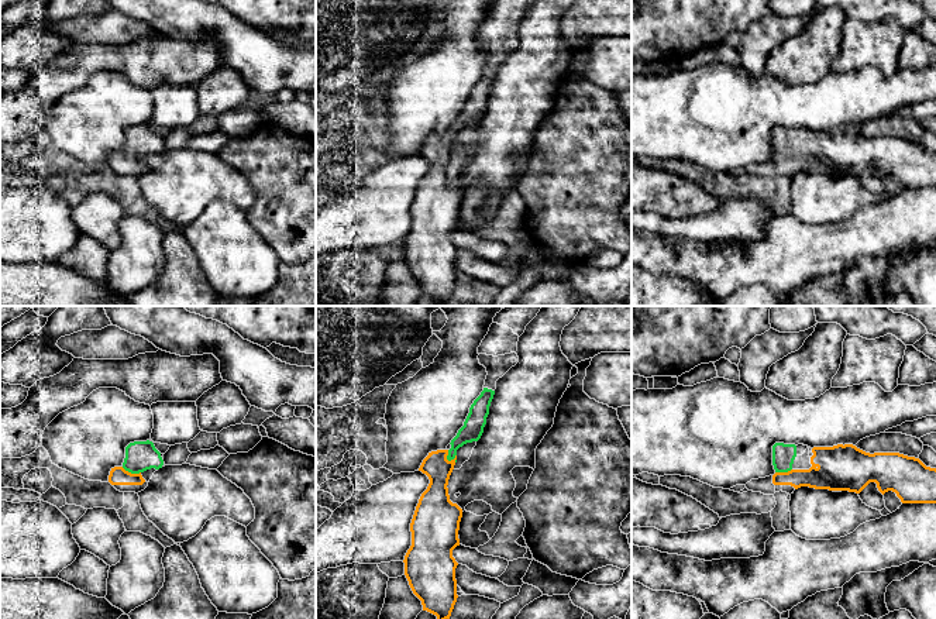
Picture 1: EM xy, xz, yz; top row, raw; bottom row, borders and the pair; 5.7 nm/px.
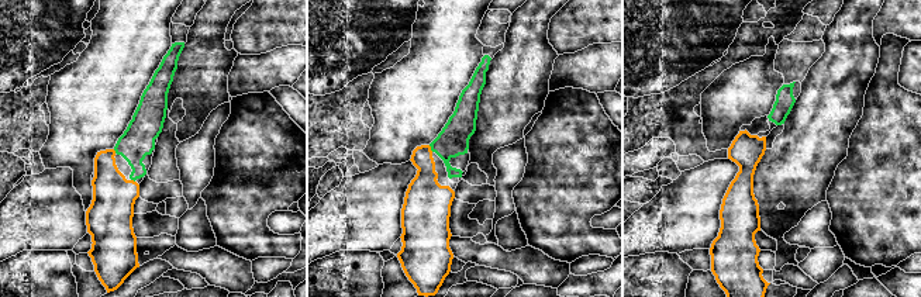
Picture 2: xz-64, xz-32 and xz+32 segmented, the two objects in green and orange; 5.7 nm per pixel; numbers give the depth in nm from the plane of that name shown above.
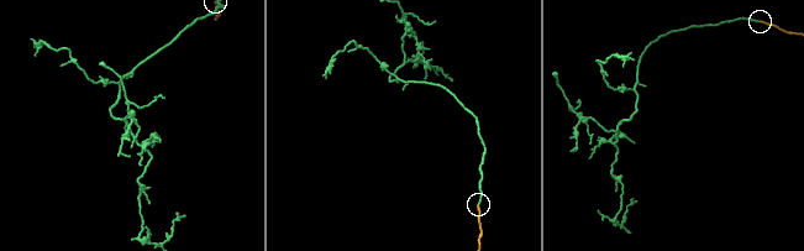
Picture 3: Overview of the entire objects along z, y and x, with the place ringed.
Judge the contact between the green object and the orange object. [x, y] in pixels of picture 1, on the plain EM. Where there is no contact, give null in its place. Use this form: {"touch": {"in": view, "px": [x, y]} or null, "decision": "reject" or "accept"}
{"touch": {"in": "xz", "px": [447, 143]}, "decision": "accept"}

